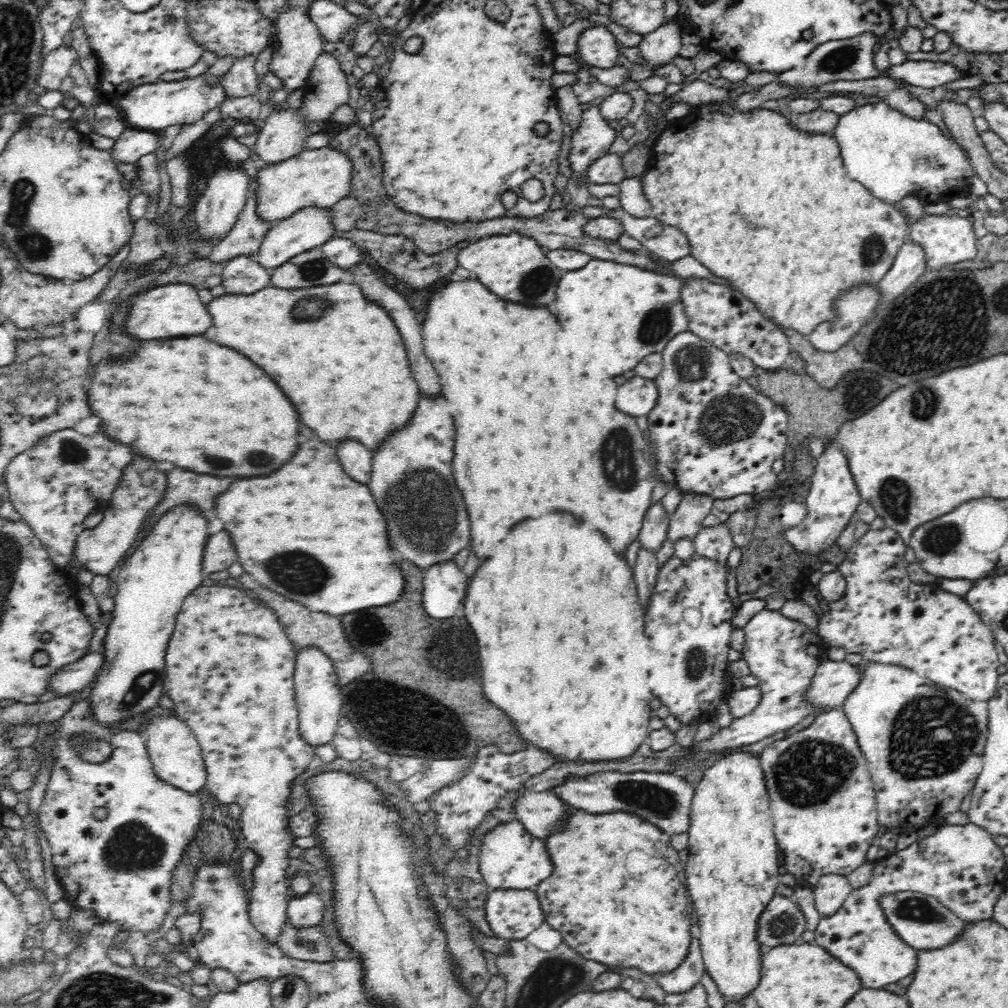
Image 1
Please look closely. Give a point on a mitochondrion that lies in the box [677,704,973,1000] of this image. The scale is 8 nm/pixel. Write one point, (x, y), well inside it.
(810, 772)

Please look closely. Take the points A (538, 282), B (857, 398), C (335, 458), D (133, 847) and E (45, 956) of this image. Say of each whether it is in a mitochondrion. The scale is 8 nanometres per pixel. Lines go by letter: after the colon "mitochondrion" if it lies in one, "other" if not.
A: mitochondrion
B: mitochondrion
C: other
D: mitochondrion
E: other

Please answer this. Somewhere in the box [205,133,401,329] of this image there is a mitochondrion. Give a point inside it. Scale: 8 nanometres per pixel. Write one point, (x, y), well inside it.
(312, 270)

